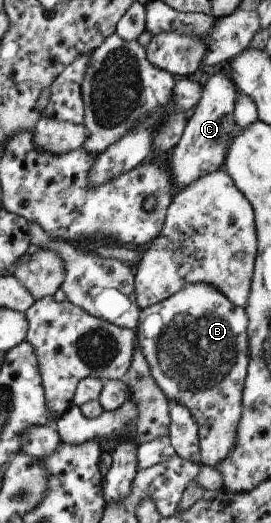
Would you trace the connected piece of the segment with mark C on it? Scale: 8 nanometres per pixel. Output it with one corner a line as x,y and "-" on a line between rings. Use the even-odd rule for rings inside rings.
215,73
201,86
199,100
186,118
181,138
170,152
170,173
175,192
222,168
228,146
240,130
233,120
236,92
237,88
224,74

